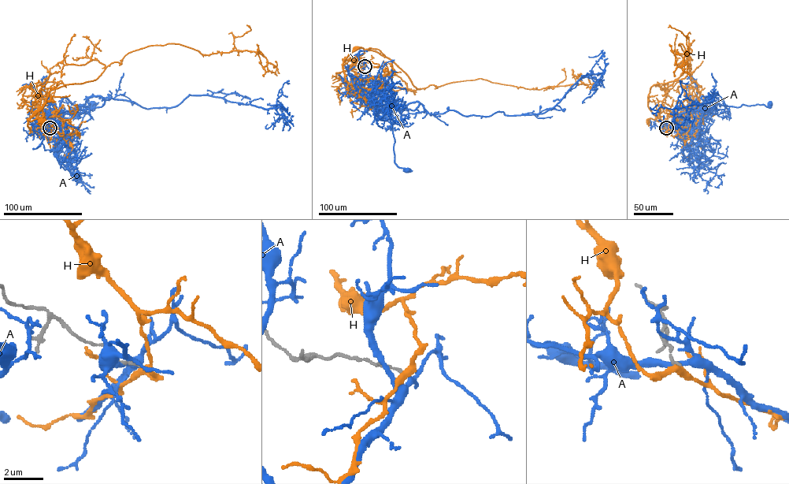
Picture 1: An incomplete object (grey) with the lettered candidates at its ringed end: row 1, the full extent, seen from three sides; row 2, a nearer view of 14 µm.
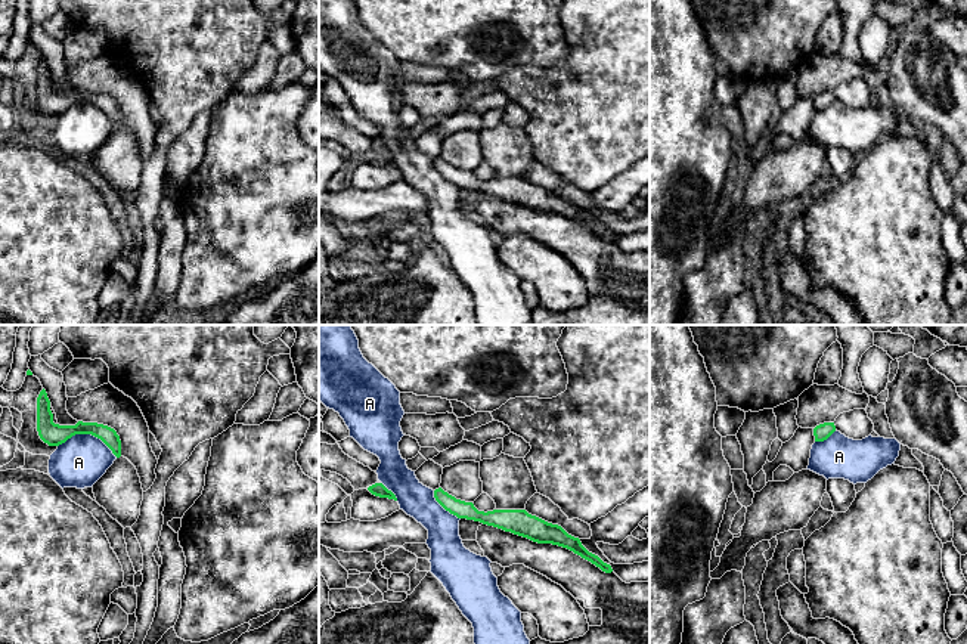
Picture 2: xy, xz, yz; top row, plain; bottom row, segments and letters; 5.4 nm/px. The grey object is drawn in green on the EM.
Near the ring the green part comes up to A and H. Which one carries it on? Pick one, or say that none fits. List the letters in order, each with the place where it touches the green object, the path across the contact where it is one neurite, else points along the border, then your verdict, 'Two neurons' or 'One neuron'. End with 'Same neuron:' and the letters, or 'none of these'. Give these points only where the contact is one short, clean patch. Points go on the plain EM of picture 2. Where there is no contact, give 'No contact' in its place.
A: Touches green at xy (87, 102). Boundary: xy (58, 114), (76, 104), (93, 104), (117, 126). Two neurons
H: No contact. Two neurons
Same neuron: none of these

